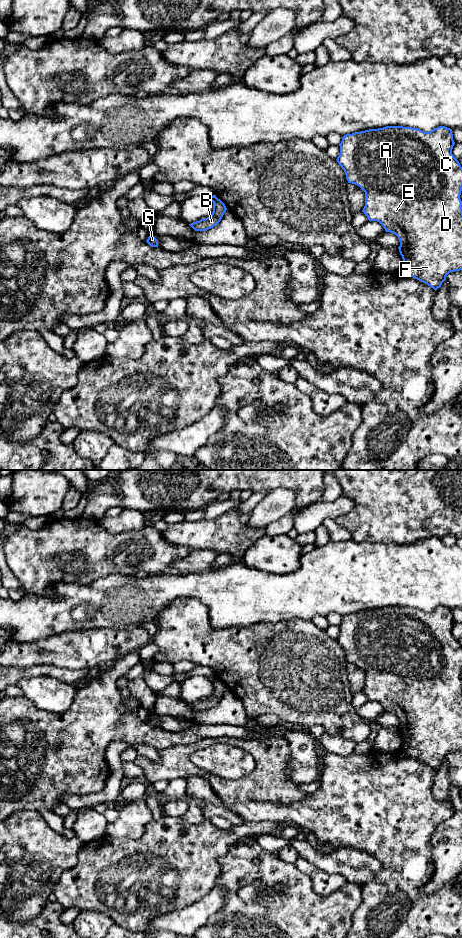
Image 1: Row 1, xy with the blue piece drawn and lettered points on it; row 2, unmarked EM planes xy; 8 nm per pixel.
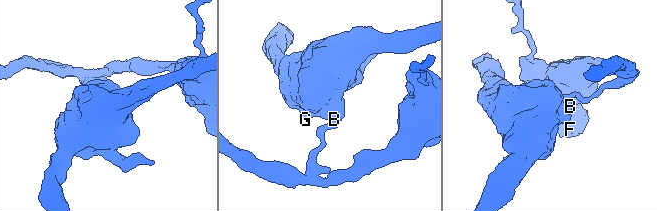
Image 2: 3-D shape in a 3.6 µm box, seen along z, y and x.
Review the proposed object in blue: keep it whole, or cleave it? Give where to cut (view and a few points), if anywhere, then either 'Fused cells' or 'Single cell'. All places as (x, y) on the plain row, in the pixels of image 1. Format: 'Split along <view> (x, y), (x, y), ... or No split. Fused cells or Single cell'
Split along xy (216, 677), (213, 682). Fused cells

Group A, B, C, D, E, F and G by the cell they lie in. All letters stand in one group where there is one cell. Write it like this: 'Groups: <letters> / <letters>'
Groups: A C D E F / B G

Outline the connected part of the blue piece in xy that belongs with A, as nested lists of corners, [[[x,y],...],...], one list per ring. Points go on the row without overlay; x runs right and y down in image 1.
[[[386,606],[344,615],[339,624],[340,633],[336,639],[344,650],[348,663],[359,666],[365,672],[365,686],[362,692],[367,696],[368,700],[379,702],[386,712],[393,713],[398,717],[400,721],[398,729],[403,739],[401,751],[409,757],[427,764],[435,771],[441,767],[450,752],[462,750],[462,682],[460,679],[462,671],[462,647],[452,634],[454,624],[452,609],[445,606],[434,608],[430,612],[424,612],[412,607]]]

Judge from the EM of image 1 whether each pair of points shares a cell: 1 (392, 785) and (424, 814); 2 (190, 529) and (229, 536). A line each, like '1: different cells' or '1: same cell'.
1: same cell
2: same cell

